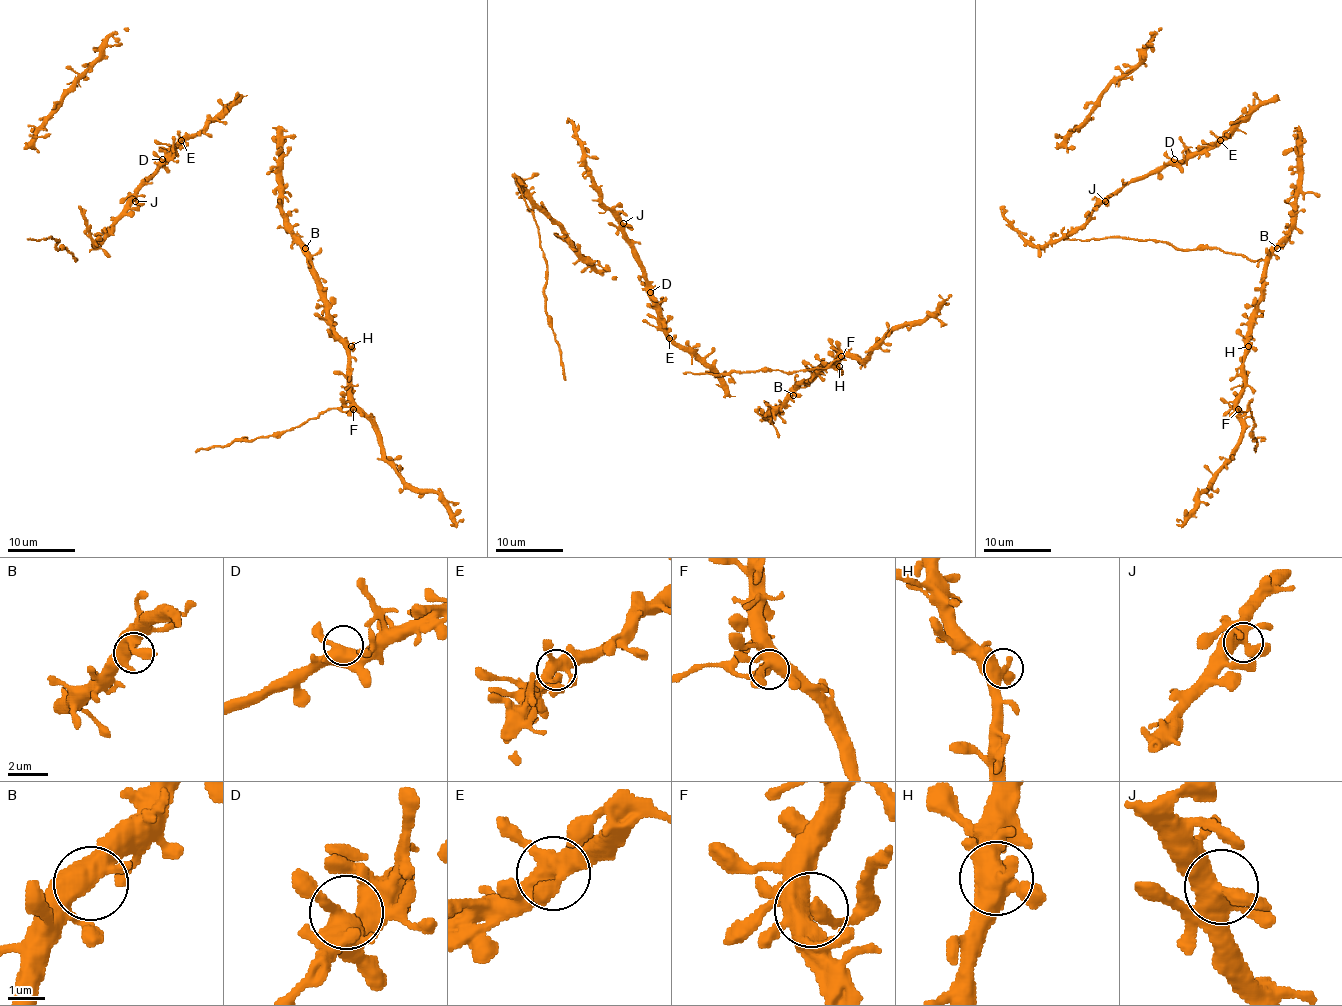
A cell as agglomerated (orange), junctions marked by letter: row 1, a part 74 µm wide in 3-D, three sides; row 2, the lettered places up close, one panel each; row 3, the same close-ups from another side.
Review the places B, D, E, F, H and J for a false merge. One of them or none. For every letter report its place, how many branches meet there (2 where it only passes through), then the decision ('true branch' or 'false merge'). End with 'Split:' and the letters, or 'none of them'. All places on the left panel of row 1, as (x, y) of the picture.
B: place (305, 248); branches 4; true branch
D: place (162, 159); branches 4; true branch
E: place (181, 140); branches 4; true branch
F: place (353, 409); branches 4; false merge
H: place (351, 346); branches 3; true branch
J: place (135, 201); branches 4; true branch
Split: F

